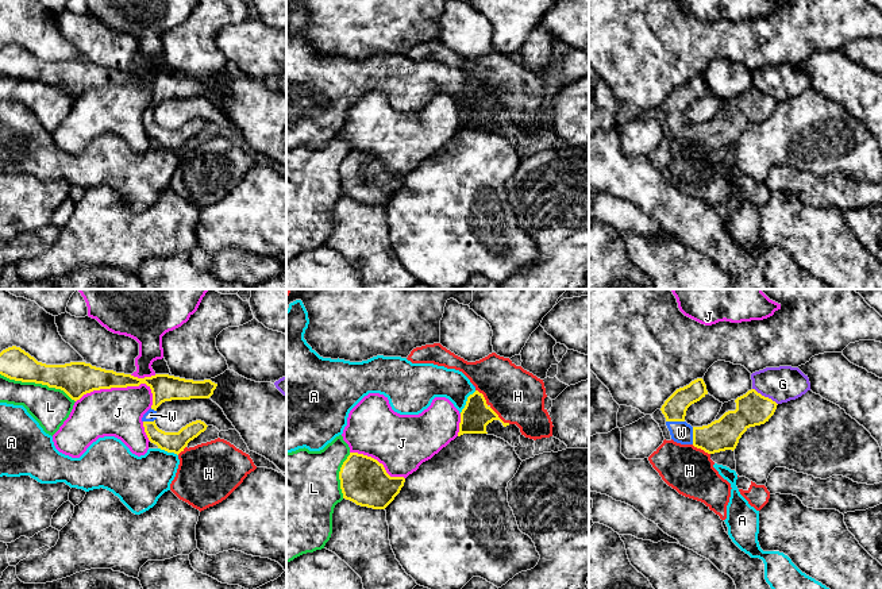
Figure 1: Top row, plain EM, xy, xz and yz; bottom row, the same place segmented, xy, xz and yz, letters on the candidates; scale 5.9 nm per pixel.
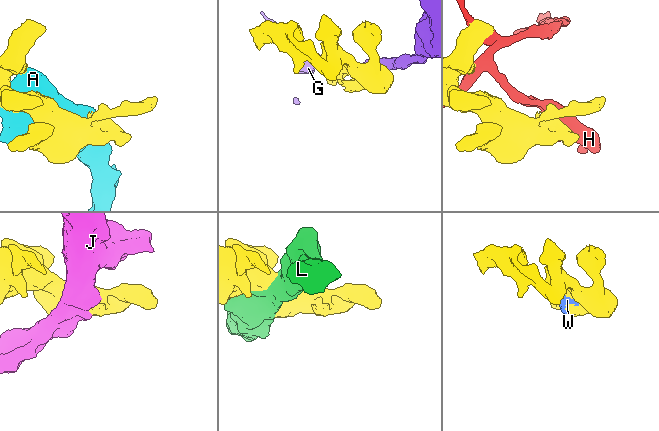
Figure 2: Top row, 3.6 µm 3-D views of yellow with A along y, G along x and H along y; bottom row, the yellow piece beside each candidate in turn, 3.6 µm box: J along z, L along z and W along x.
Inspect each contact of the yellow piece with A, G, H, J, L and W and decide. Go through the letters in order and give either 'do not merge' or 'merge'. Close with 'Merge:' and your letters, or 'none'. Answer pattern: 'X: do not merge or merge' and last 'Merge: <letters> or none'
A: do not merge
G: do not merge
H: do not merge
J: do not merge
L: do not merge
W: merge
Merge: W

